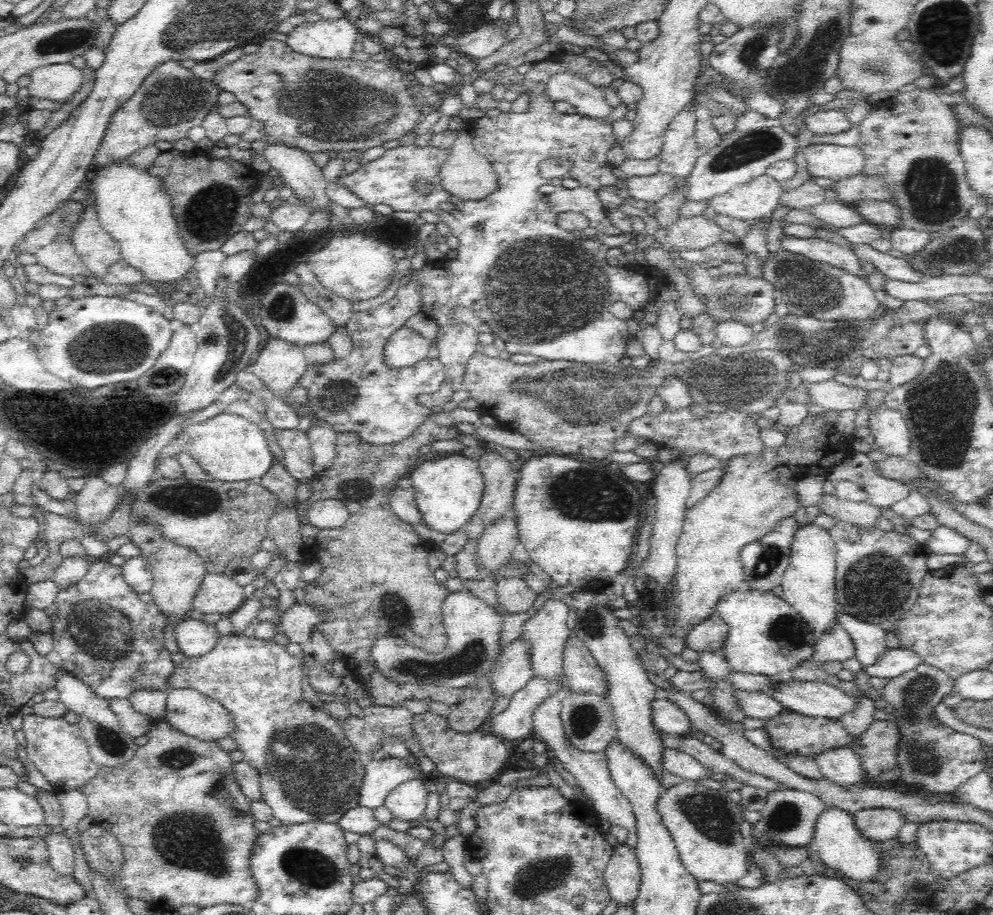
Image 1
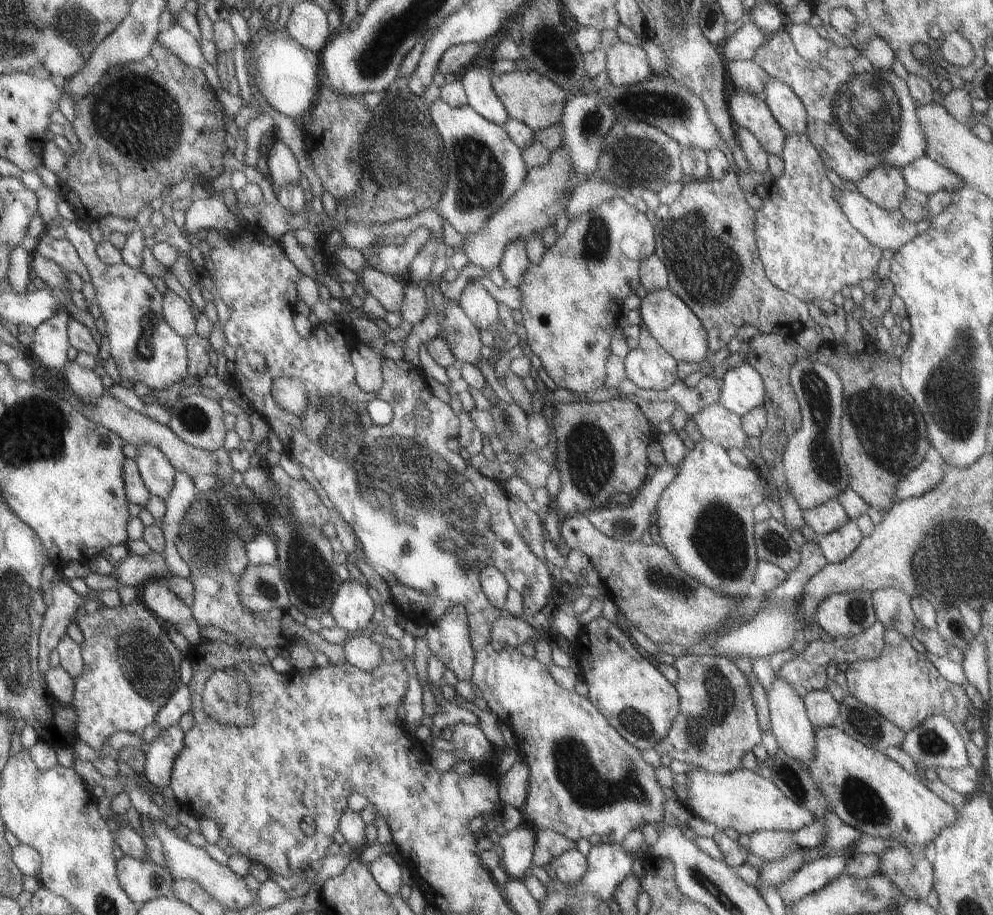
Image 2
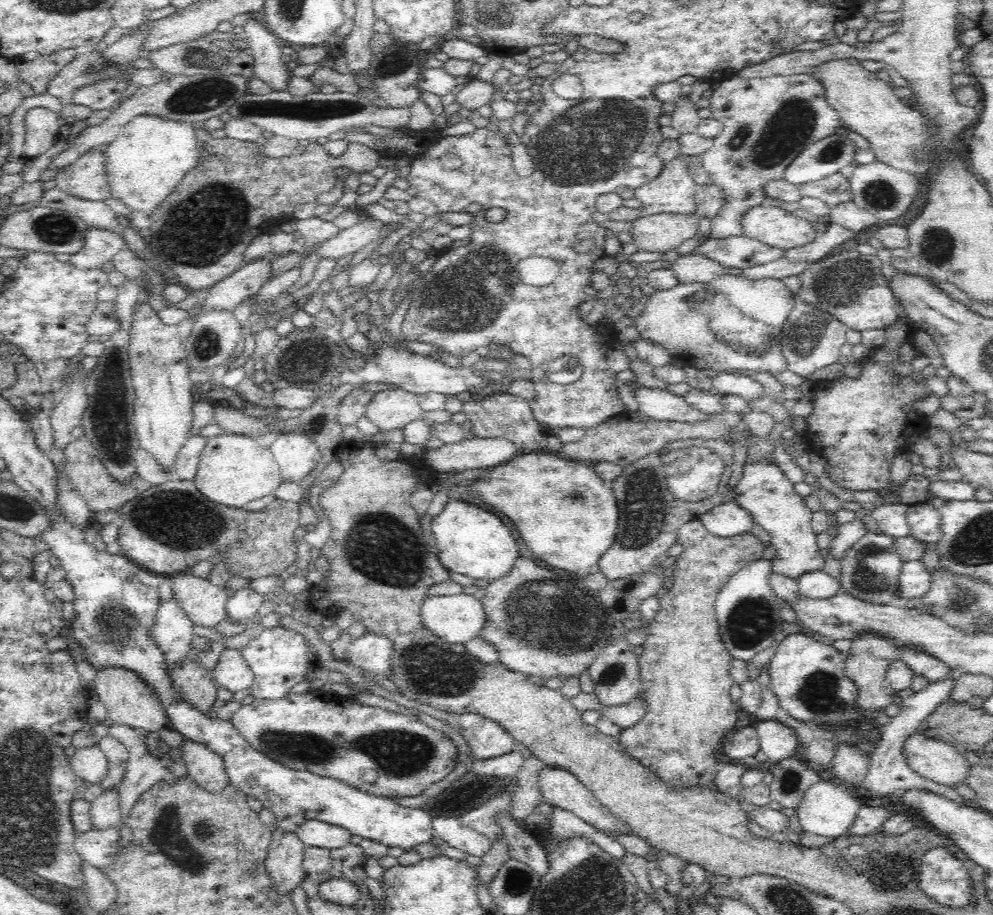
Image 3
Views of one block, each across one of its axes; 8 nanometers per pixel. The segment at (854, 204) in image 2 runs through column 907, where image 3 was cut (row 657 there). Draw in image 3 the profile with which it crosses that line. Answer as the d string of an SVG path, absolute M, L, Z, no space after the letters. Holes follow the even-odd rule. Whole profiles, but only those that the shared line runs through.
M226 648L218 660L216 668L216 686L224 692L230 692L232 696L242 692L248 694L254 686L254 672L246 666L242 660L240 650Z

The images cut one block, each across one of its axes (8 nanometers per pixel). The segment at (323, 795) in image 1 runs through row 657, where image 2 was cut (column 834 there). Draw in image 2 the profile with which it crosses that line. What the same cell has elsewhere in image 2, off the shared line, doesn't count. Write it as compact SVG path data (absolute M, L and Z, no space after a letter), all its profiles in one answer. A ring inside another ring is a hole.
M785 132L781 158L785 170L781 178L775 180L775 184L781 186L771 184L767 198L763 198L761 208L755 212L753 234L763 272L775 288L805 304L813 300L831 300L837 290L841 292L845 286L851 288L853 284L861 284L877 272L881 248L867 242L867 238L863 238L839 210L833 198L835 186L831 186L823 174L825 166L807 134ZM787 184L805 186L795 188L797 200L791 200L789 190L793 188L787 188Z

